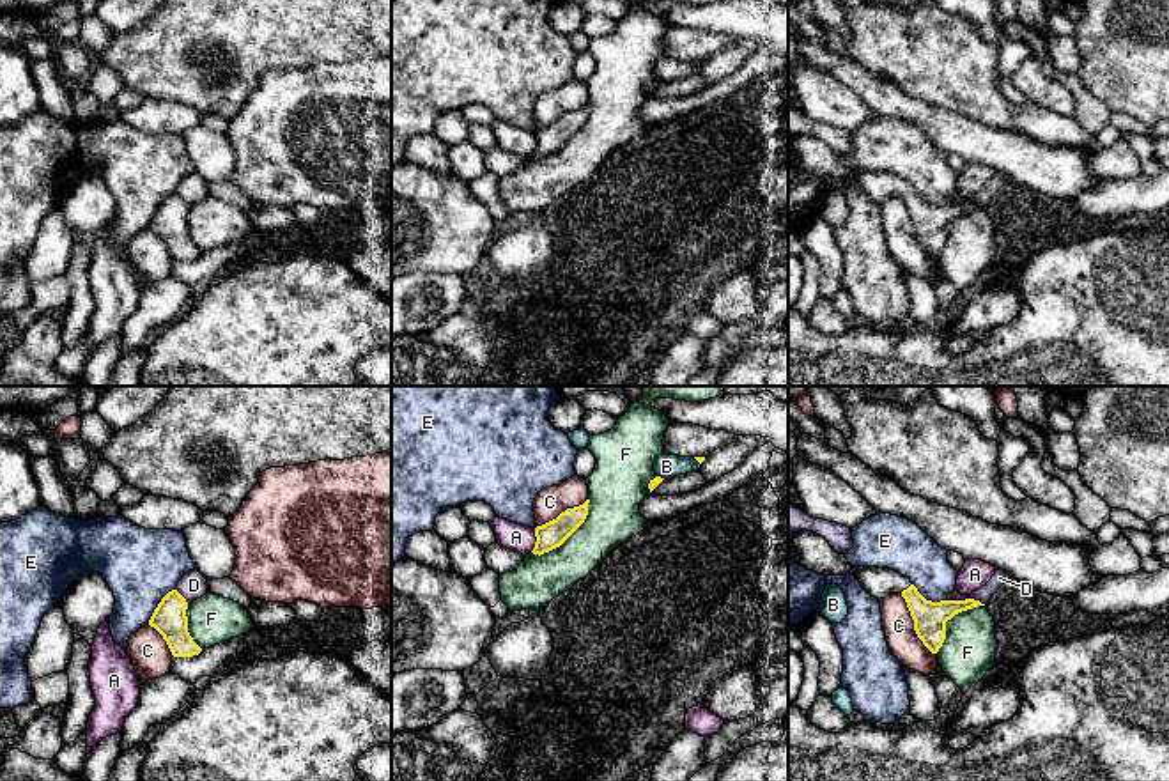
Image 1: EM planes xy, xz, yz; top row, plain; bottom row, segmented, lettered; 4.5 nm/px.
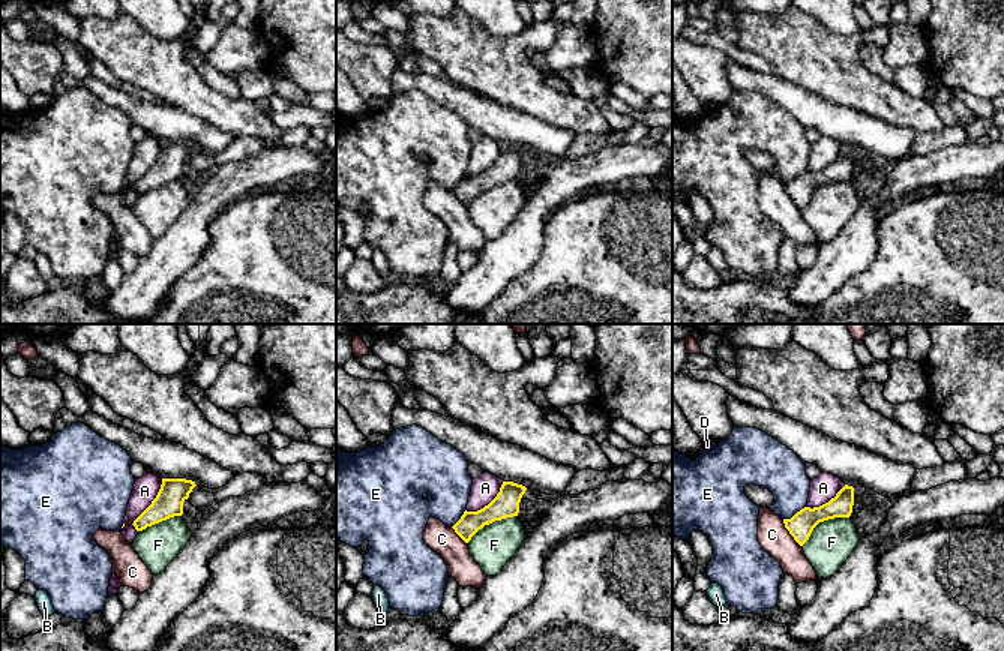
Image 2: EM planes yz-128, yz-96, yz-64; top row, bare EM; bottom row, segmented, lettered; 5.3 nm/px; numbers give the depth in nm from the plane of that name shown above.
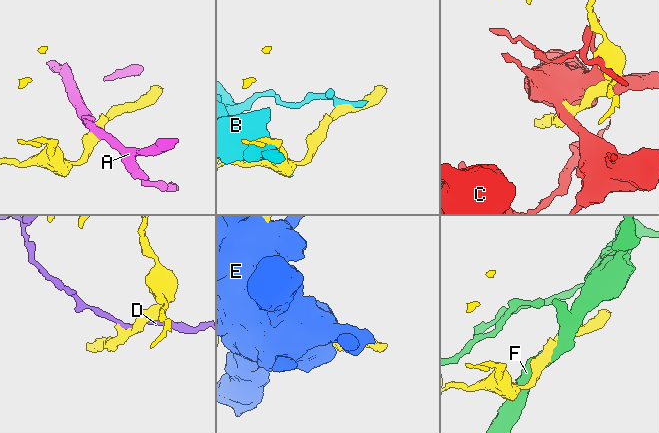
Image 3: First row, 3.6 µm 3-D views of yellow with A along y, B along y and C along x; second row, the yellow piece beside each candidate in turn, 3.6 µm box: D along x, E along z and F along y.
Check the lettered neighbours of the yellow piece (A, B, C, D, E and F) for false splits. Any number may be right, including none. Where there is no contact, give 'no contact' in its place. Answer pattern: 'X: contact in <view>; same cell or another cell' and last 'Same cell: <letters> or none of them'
A: contact in xz; another cell
B: contact in xz; another cell
C: contact in yz; another cell
D: contact in yz; another cell
E: contact in xy; another cell
F: contact in xz; another cell
Same cell: none of them

